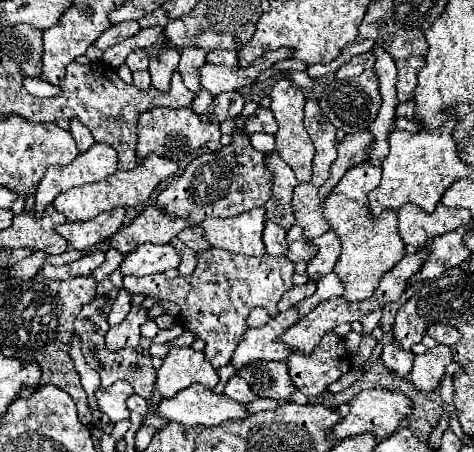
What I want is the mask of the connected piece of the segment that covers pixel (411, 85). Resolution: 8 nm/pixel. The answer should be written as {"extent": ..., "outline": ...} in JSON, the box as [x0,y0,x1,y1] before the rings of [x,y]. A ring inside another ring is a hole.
{"extent":[396,57,426,103],"outline":[[[408,57],[408,61],[396,61],[396,67],[398,67],[396,93],[398,93],[400,101],[406,103],[406,101],[414,99],[414,93],[418,87],[418,73],[424,65],[426,65],[426,61],[420,57]]]}

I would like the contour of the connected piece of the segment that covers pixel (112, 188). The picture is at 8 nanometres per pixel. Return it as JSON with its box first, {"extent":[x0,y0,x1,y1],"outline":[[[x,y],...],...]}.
{"extent":[54,155,178,221],"outline":[[[148,155],[144,159],[144,163],[140,163],[132,171],[116,171],[114,175],[106,177],[100,183],[74,187],[66,193],[60,193],[54,199],[54,207],[58,213],[64,213],[68,221],[88,221],[102,211],[112,211],[114,207],[138,207],[138,205],[144,205],[146,199],[152,195],[154,187],[158,183],[162,183],[164,179],[172,177],[176,173],[176,169],[178,169],[178,165],[172,163],[170,159],[162,159],[158,155]]]}

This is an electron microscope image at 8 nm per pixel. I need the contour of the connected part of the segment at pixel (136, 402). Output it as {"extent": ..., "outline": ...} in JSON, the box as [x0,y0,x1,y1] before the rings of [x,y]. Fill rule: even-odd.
{"extent":[126,395,148,415],"outline":[[[130,395],[128,401],[126,401],[126,405],[128,405],[130,411],[136,411],[136,413],[140,413],[140,415],[144,415],[144,413],[148,411],[148,403],[146,403],[146,399],[142,399],[140,395]]]}

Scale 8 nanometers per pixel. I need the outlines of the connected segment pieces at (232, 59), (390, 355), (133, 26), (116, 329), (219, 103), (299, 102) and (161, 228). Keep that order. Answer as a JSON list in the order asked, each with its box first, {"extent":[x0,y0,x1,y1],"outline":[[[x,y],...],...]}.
[{"extent":[206,49,238,68],"outline":[[[216,49],[216,51],[212,51],[212,53],[208,53],[208,55],[206,55],[206,63],[236,68],[238,66],[237,51]]]},{"extent":[380,343,412,377],"outline":[[[388,343],[384,345],[384,351],[380,355],[382,363],[386,365],[386,369],[390,369],[392,373],[396,373],[398,377],[404,377],[410,373],[412,369],[412,353],[396,347],[396,343]]]},{"extent":[94,21,140,51],"outline":[[[136,21],[118,23],[118,25],[112,25],[108,31],[104,31],[104,35],[94,41],[94,45],[96,45],[100,51],[106,51],[108,47],[112,47],[112,45],[116,45],[116,43],[120,43],[120,41],[132,37],[132,35],[136,35],[138,31],[140,31],[140,27],[138,27]]]},{"extent":[106,305,148,351],"outline":[[[138,305],[138,307],[132,307],[130,313],[124,317],[124,321],[120,325],[114,325],[108,329],[106,333],[106,347],[112,351],[118,351],[118,349],[124,349],[124,347],[136,347],[138,345],[138,339],[140,339],[140,325],[144,321],[148,321],[148,311]]]},{"extent":[200,91,244,123],"outline":[[[238,91],[220,93],[214,97],[214,103],[208,107],[208,111],[200,119],[206,123],[224,123],[226,119],[238,117],[242,107],[244,107],[244,99]]]},{"extent":[270,78,314,183],"outline":[[[286,78],[279,80],[276,85],[274,85],[270,97],[272,97],[270,109],[272,109],[272,113],[274,113],[274,117],[276,117],[278,125],[280,125],[280,129],[278,129],[278,133],[276,133],[276,151],[278,151],[278,155],[286,161],[286,165],[296,173],[298,183],[308,183],[308,181],[310,181],[312,159],[314,159],[314,145],[312,145],[312,141],[310,141],[304,125],[302,125],[306,99],[304,99],[302,91],[296,89]]]},{"extent":[108,207,188,255],"outline":[[[146,207],[130,225],[124,225],[120,231],[116,231],[116,235],[108,241],[108,249],[118,249],[122,255],[128,255],[140,243],[164,245],[188,225],[188,221],[172,219],[156,207]]]}]

